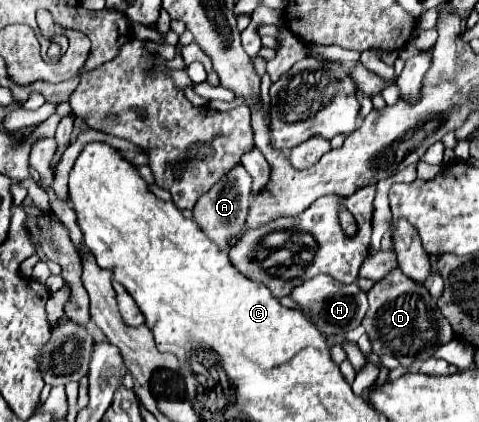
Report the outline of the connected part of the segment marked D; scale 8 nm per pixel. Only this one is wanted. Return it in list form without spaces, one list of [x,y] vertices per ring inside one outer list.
[[[395,269],[391,277],[377,281],[369,291],[369,313],[363,319],[363,327],[371,337],[373,353],[395,355],[403,367],[409,367],[413,361],[433,357],[441,345],[447,345],[453,339],[453,329],[439,313],[439,307],[429,295],[427,287],[415,285],[415,281],[411,281],[399,269]]]

